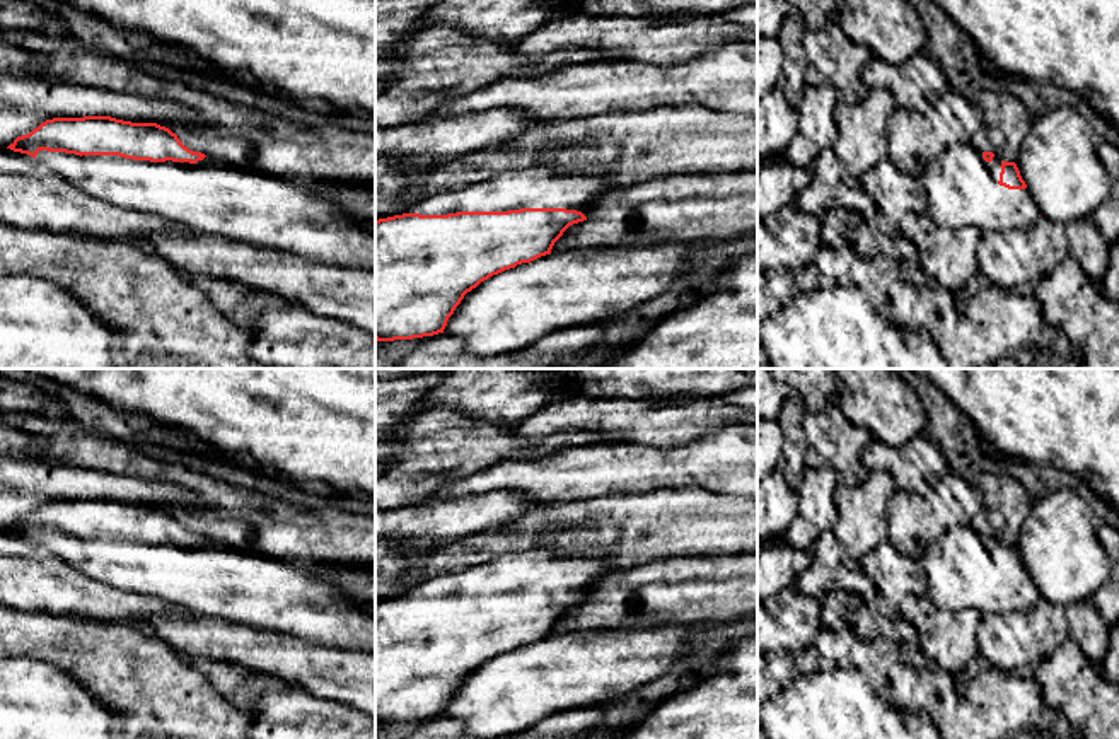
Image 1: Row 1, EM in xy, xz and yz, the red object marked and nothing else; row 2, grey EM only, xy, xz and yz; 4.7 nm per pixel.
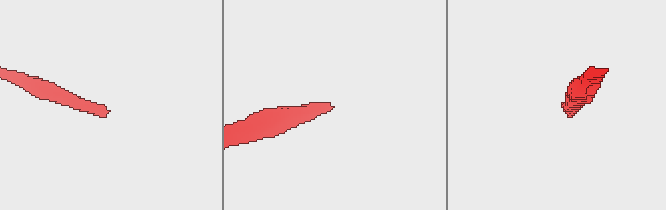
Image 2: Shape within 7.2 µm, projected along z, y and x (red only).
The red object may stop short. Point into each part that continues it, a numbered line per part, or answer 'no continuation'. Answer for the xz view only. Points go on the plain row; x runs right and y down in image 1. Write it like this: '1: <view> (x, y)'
1: xz (538, 569)

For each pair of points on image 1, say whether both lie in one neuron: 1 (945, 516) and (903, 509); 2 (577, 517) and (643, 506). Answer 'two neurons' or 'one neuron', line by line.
1: one neuron
2: one neuron

